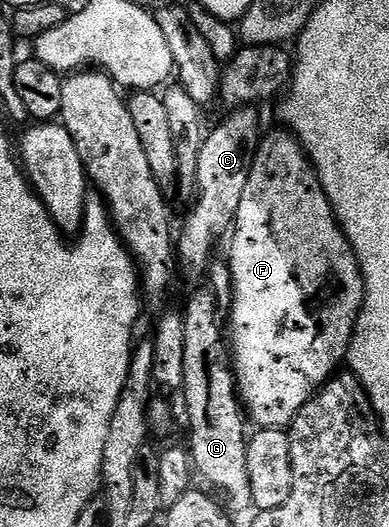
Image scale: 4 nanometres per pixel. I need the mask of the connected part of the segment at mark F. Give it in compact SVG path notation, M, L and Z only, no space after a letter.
M287 130L272 132L261 139L260 145L250 166L250 178L246 178L246 190L242 190L242 202L238 205L238 214L234 231L231 233L232 253L226 257L226 263L232 270L232 340L230 336L230 352L234 357L234 373L239 399L246 409L247 415L260 428L287 429L292 420L302 410L302 406L316 395L318 389L337 371L336 363L343 361L348 355L348 345L352 343L352 333L356 331L356 319L360 317L360 307L364 305L364 276L360 272L360 264L352 253L350 242L344 237L332 204L324 193L324 187L316 177L316 170L308 158L303 144Z

